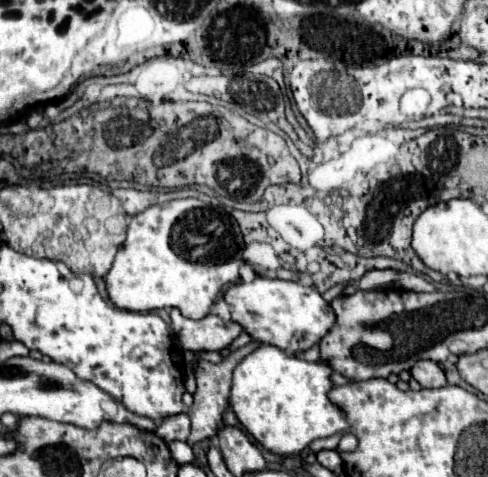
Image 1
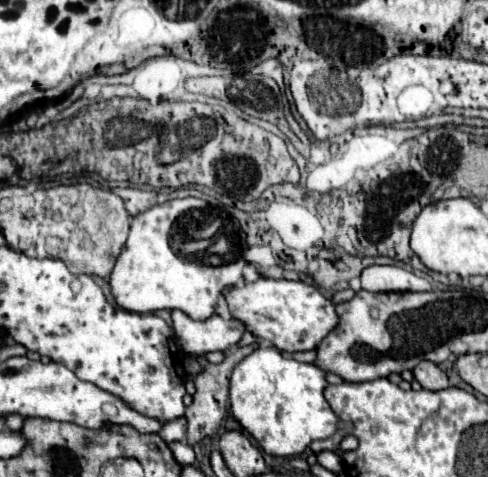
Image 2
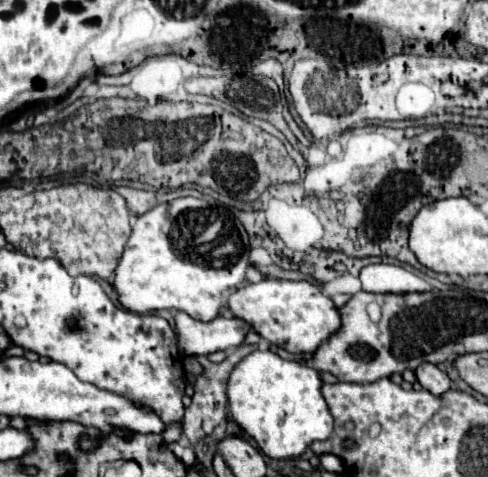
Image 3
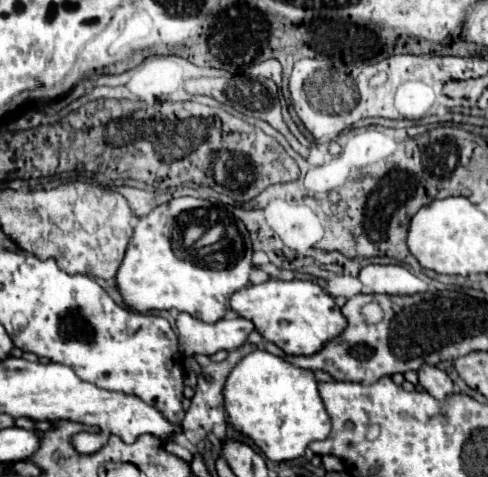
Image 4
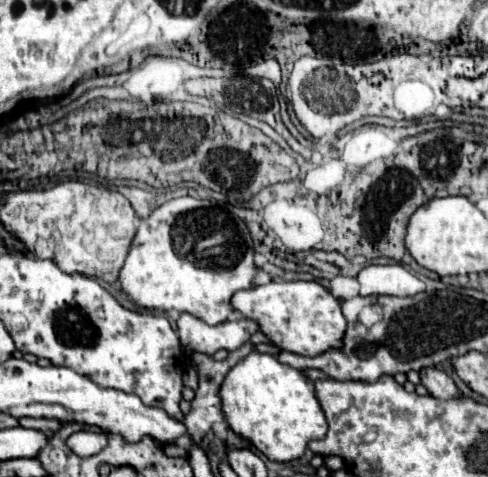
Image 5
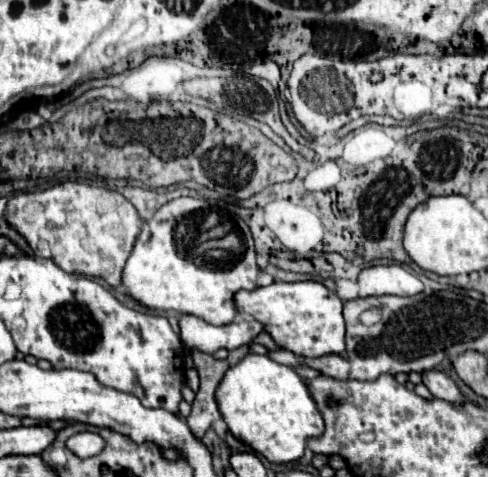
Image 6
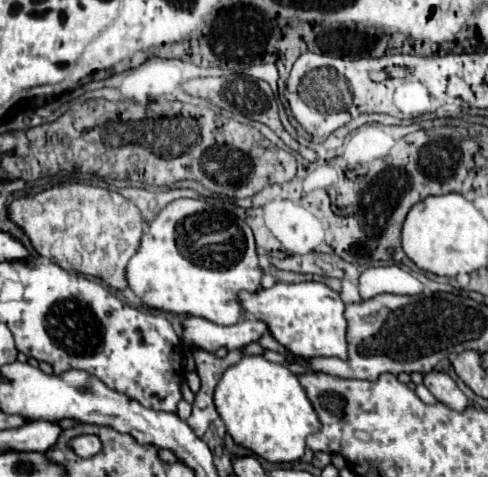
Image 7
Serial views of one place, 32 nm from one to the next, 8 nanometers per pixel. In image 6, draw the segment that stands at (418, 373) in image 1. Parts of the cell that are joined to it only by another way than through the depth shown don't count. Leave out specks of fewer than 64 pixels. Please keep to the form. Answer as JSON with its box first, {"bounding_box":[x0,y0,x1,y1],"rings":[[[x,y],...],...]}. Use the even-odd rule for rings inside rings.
{"bounding_box":[422,370,466,406],"rings":[[[428,370],[428,372],[422,372],[422,382],[424,386],[432,392],[434,398],[438,400],[444,400],[444,402],[450,402],[454,406],[462,406],[466,402],[466,398],[462,396],[462,392],[458,390],[456,382],[446,376],[444,372],[440,370]]]}

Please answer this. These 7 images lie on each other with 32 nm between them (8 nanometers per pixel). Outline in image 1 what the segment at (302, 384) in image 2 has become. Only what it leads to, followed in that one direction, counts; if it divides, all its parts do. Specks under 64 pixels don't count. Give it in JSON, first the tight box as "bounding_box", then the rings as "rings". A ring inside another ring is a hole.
{"bounding_box":[230,346,348,454],"rings":[[[258,346],[252,354],[248,354],[234,370],[232,376],[232,390],[230,390],[230,406],[240,420],[240,424],[272,454],[300,454],[310,442],[318,438],[328,438],[336,432],[342,432],[348,428],[348,422],[344,420],[342,412],[328,400],[328,390],[332,386],[330,382],[332,368],[318,360],[318,362],[304,362],[298,360],[284,350],[276,346]]]}

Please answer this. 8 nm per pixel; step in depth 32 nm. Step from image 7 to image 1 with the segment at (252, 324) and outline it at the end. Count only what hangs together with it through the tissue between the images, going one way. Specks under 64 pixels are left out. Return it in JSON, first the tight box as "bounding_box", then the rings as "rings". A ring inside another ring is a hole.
{"bounding_box":[170,310,242,352],"rings":[[[170,310],[172,332],[178,338],[178,344],[190,352],[206,352],[206,350],[224,350],[228,348],[242,332],[240,324],[234,320],[224,322],[222,318],[210,314],[202,320],[192,320],[180,314],[180,310]]]}

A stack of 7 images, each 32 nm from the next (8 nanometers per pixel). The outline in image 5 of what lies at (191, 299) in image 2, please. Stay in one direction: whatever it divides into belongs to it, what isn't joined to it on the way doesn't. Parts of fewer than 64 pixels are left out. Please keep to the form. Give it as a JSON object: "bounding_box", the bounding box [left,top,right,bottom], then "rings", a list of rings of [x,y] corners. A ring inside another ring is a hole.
{"bounding_box":[120,196,256,324],"rings":[[[186,196],[162,204],[140,222],[130,254],[120,270],[120,286],[134,304],[146,310],[178,310],[208,324],[222,324],[230,320],[230,314],[234,312],[230,302],[234,292],[252,288],[256,270],[252,236],[244,220],[230,216],[224,208],[214,206],[210,200]]]}

